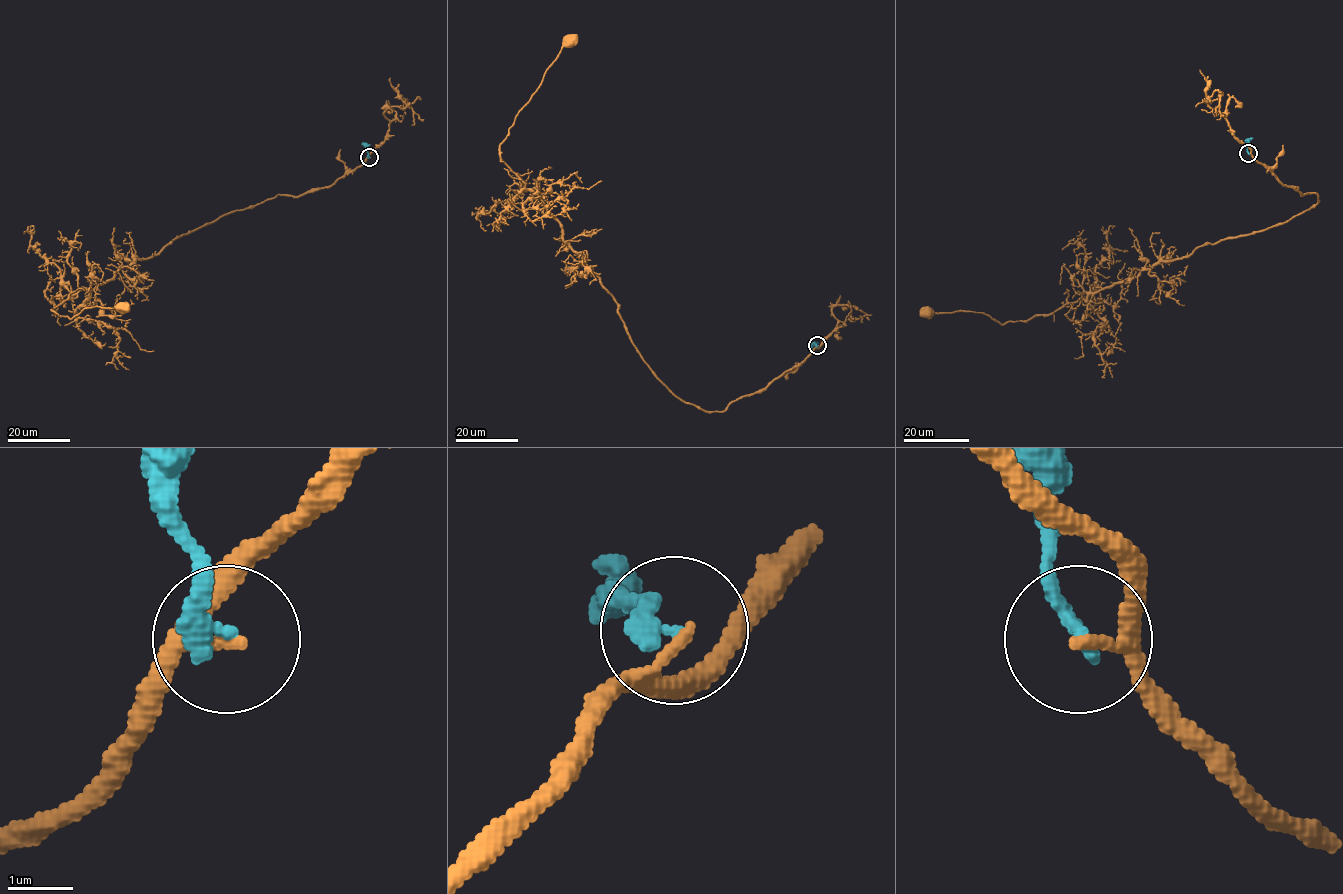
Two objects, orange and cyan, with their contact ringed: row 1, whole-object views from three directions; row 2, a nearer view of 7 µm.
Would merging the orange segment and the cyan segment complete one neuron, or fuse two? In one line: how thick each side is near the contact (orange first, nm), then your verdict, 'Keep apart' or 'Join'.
Thickness 150 nm (orange) against 280 nm. Keep apart

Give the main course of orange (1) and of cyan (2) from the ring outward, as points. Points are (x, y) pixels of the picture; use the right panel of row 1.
1: (1248, 153), (1318, 202), (1048, 315), (1001, 324), (980, 312), (926, 311)
2: (1248, 153), (1247, 141), (1252, 138)

